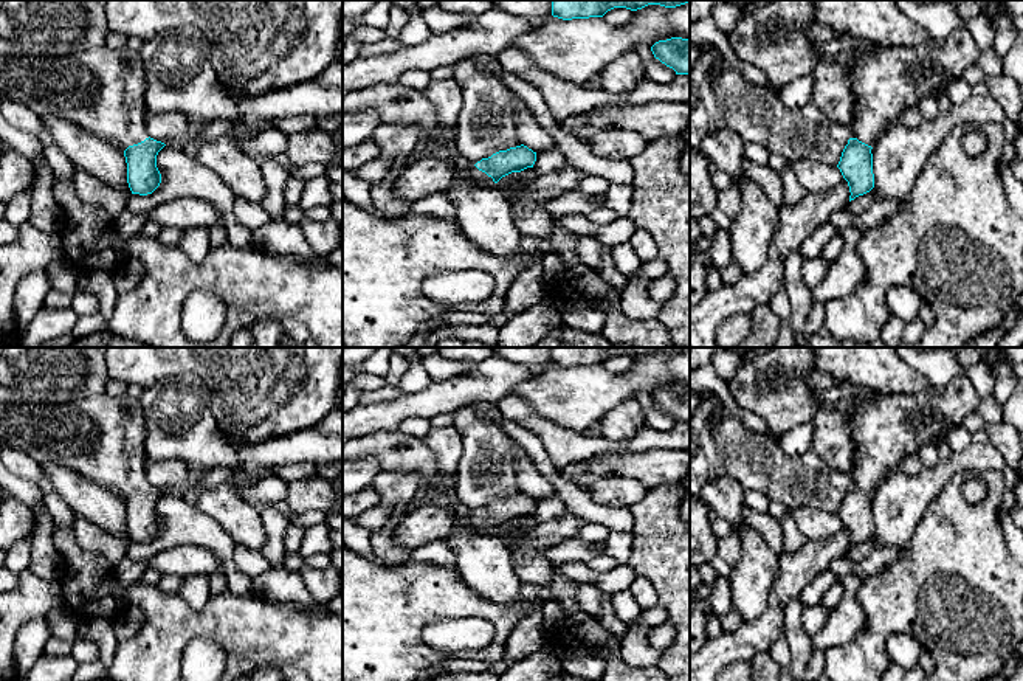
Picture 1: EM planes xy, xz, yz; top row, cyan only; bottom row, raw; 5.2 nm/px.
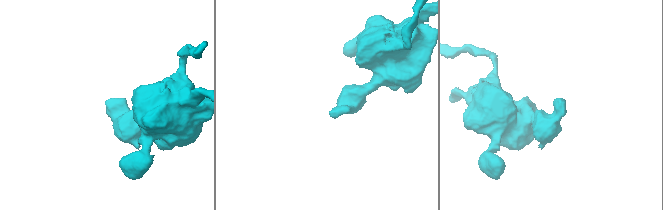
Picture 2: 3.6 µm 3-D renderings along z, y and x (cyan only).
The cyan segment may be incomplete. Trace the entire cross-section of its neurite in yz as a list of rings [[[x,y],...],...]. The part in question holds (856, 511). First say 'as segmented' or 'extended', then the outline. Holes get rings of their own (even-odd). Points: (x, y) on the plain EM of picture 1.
extended | [[[966,375],[918,394],[877,394],[852,417],[856,455],[852,484],[837,515],[849,534],[849,549],[874,535],[871,496],[880,481],[910,455],[961,427],[980,403]]]

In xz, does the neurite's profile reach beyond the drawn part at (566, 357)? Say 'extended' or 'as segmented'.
as segmented

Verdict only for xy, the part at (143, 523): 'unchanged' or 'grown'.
grown

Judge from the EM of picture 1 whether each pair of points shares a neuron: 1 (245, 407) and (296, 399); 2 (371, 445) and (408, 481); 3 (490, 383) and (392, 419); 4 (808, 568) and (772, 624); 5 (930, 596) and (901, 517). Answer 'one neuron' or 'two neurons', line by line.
1: one neuron
2: two neurons
3: one neuron
4: one neuron
5: two neurons

